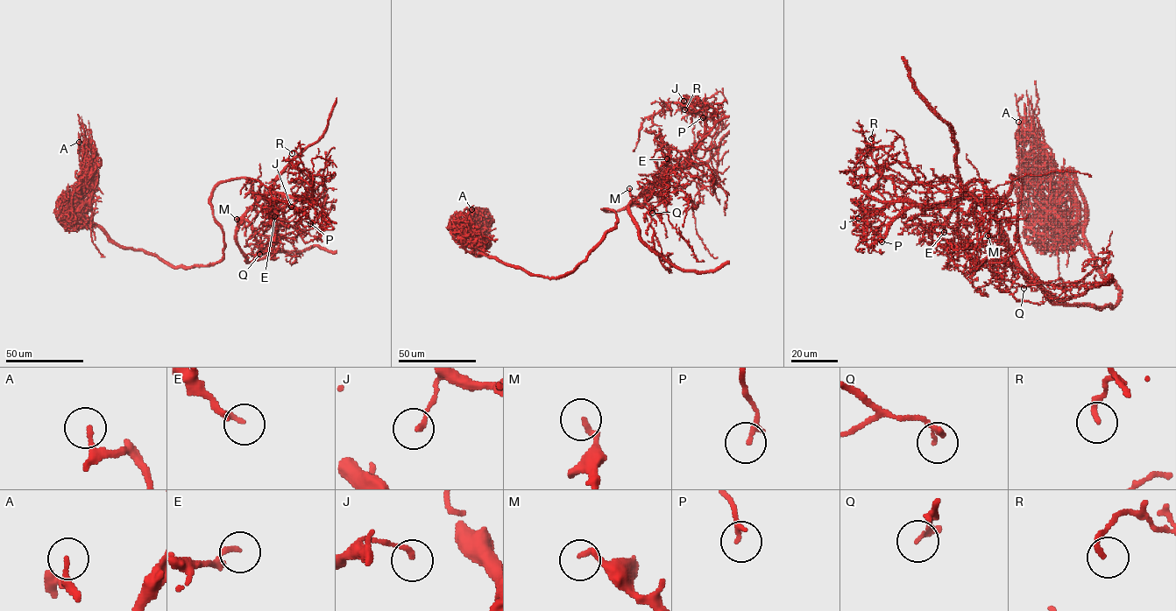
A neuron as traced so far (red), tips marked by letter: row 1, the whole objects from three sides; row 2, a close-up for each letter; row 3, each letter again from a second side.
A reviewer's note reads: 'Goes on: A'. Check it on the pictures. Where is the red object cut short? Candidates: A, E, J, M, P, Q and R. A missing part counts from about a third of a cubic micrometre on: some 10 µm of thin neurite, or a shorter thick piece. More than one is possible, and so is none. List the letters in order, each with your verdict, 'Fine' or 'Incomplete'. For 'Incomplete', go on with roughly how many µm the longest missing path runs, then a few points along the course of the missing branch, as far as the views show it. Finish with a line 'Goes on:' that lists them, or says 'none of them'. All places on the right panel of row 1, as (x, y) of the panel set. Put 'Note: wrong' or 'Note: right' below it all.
A: Incomplete. Missing length about 25 µm
E: Fine
J: Fine
M: Fine
P: Fine
Q: Fine
R: Fine
Goes on: A
Note: right

